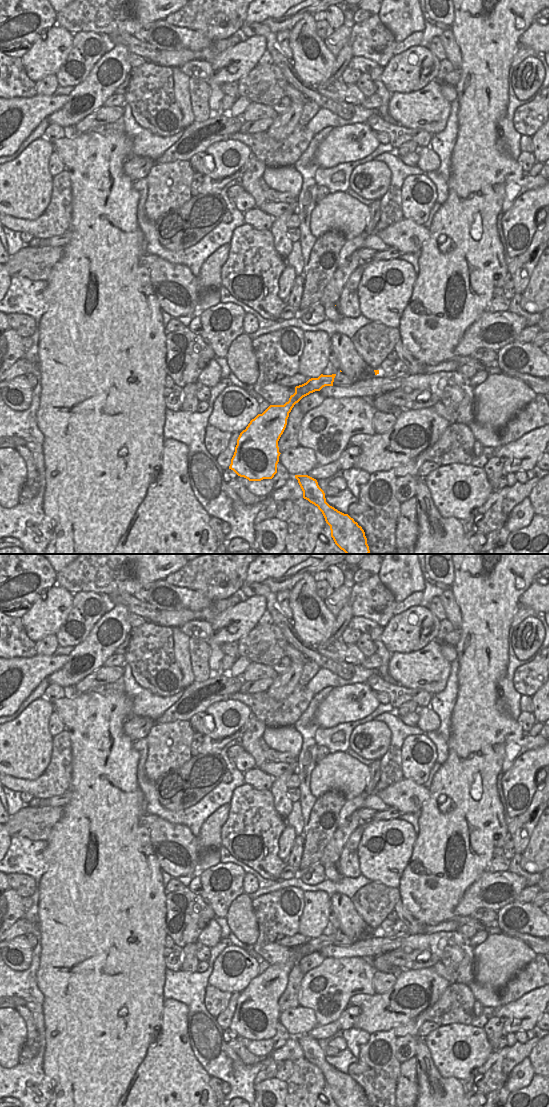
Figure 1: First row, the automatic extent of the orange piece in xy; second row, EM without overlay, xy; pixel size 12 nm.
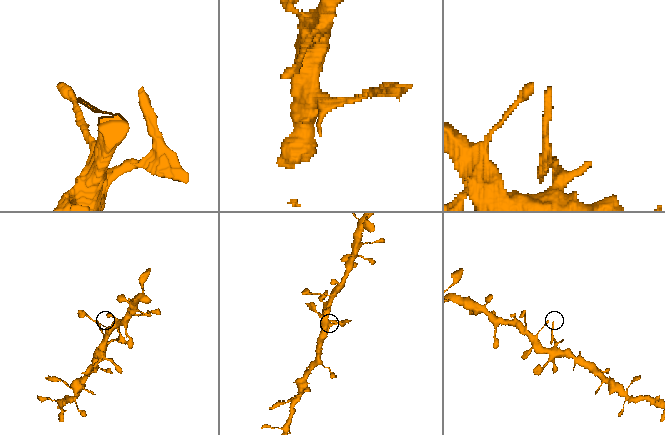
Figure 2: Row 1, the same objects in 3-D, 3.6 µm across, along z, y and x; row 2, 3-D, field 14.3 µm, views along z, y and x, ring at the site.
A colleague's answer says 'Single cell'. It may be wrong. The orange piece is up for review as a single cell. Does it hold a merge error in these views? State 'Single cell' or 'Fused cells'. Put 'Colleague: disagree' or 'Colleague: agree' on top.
Colleague: disagree
Fused cells

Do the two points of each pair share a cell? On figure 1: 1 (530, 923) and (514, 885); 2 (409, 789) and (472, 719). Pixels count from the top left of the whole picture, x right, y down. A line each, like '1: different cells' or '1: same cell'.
1: different cells
2: different cells

